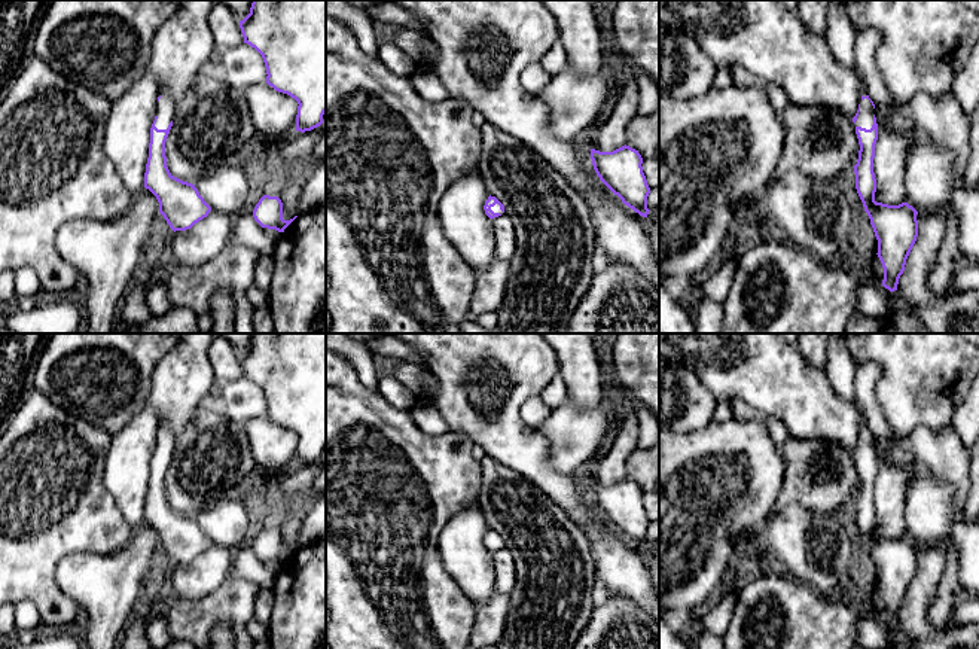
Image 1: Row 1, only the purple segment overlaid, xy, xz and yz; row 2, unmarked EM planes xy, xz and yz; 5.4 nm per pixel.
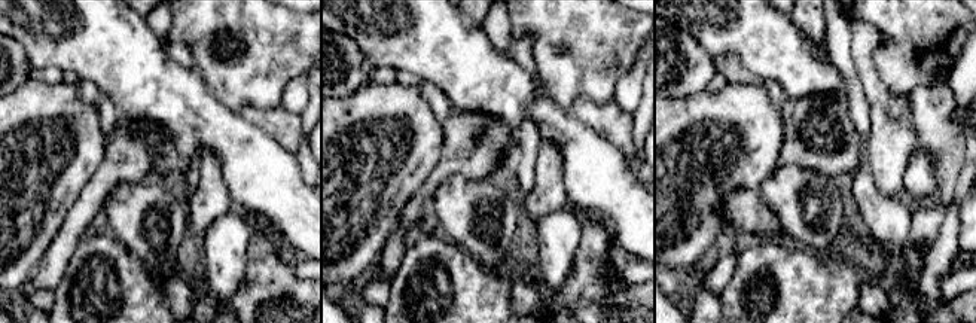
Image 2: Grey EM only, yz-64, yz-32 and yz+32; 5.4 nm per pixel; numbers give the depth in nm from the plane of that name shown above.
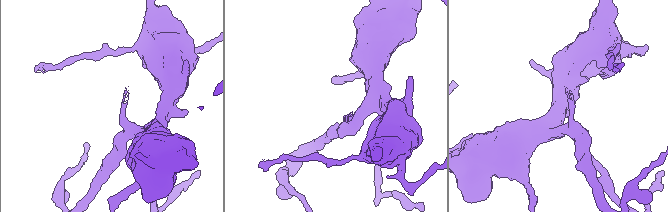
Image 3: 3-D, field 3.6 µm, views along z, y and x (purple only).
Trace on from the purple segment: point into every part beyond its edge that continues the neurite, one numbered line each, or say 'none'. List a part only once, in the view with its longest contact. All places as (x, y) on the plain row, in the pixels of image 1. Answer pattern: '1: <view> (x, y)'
1: yz (865, 453)

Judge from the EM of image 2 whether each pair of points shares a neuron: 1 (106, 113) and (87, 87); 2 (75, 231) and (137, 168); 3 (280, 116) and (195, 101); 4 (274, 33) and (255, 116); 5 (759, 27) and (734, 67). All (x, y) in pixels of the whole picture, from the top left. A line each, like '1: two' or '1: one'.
1: one
2: one
3: two
4: two
5: two

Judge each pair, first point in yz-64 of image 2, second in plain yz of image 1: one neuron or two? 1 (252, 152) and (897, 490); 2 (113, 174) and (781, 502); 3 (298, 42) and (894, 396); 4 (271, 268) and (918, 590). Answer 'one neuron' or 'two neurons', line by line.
1: two neurons
2: one neuron
3: one neuron
4: one neuron

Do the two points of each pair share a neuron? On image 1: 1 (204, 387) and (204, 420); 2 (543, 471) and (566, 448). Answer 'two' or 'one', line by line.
1: one
2: two

